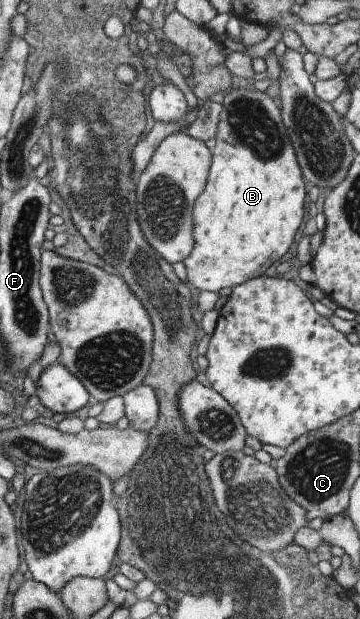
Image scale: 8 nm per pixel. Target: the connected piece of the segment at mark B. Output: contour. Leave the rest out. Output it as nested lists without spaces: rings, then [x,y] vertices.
[[[232,89],[223,94],[214,148],[206,183],[192,205],[192,249],[184,264],[187,283],[199,291],[218,293],[220,289],[244,283],[264,271],[288,251],[302,217],[307,184],[300,173],[294,150],[280,119],[279,107],[263,92]]]

